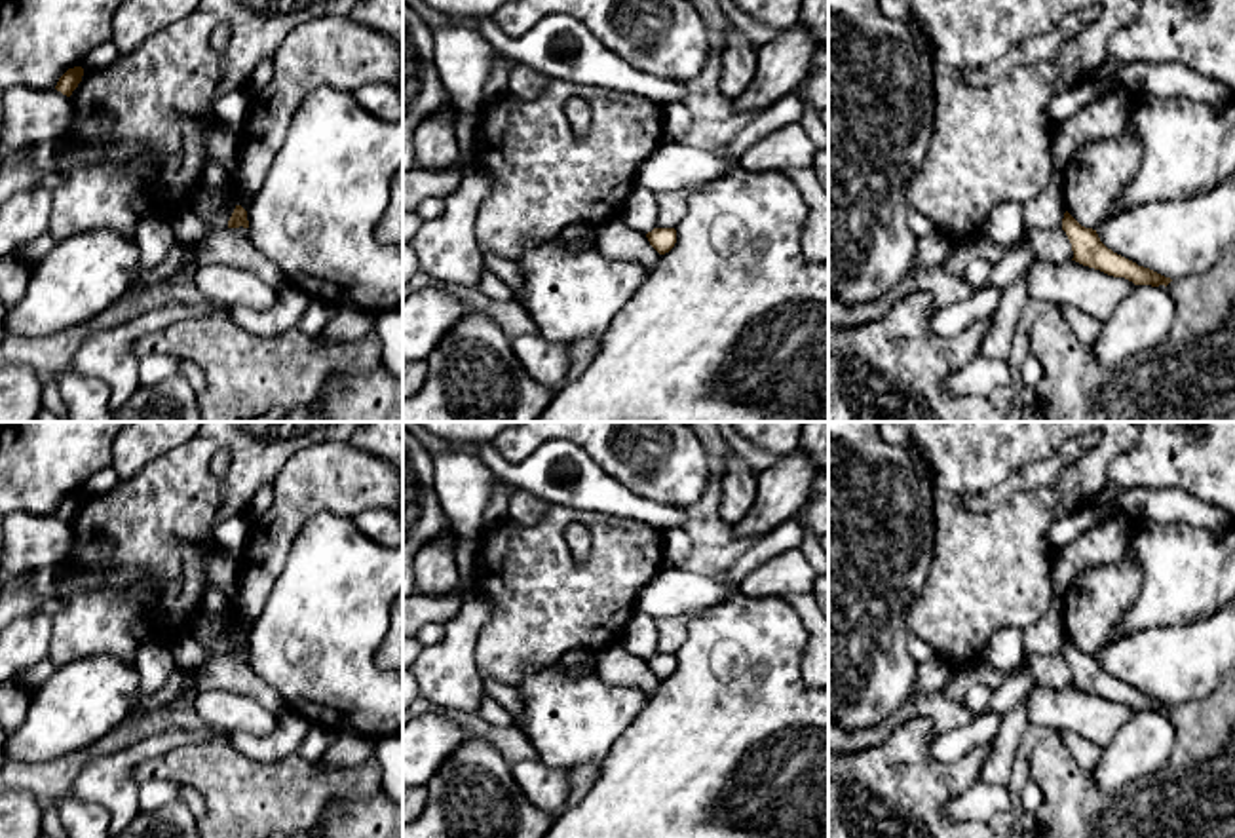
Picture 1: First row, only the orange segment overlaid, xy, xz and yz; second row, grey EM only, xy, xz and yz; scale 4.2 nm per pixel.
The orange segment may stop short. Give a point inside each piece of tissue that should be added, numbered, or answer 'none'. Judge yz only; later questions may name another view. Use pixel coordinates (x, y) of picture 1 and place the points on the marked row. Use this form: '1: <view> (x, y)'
none

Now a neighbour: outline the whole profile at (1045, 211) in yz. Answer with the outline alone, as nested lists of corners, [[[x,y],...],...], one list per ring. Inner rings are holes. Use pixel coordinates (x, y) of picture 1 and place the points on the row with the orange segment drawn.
[[[1054,169],[1047,190],[1022,203],[1024,230],[1045,230],[1062,226],[1064,205],[1064,169]]]

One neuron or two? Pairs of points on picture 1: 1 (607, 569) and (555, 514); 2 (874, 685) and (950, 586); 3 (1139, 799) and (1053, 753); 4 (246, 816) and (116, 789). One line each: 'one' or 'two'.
1: one
2: two
3: one
4: two

